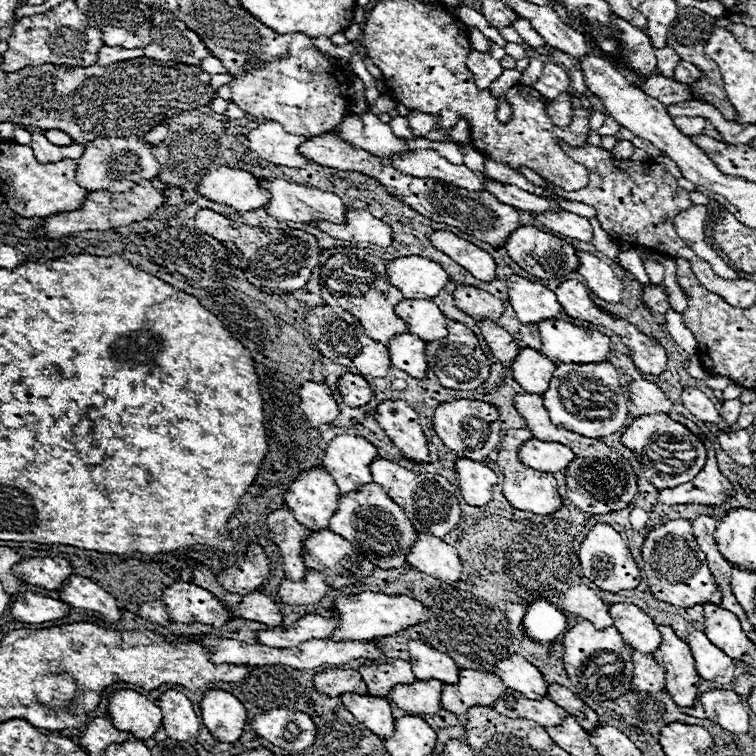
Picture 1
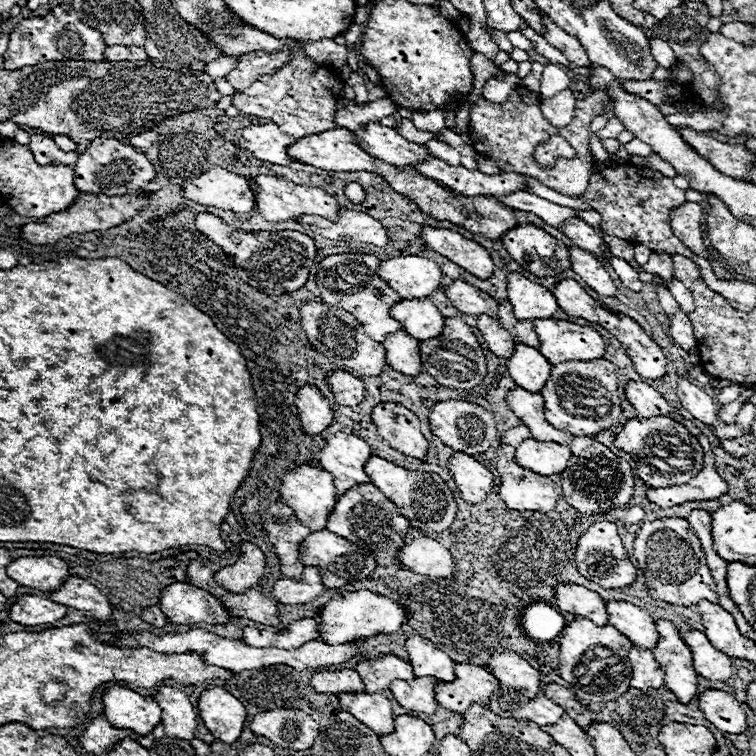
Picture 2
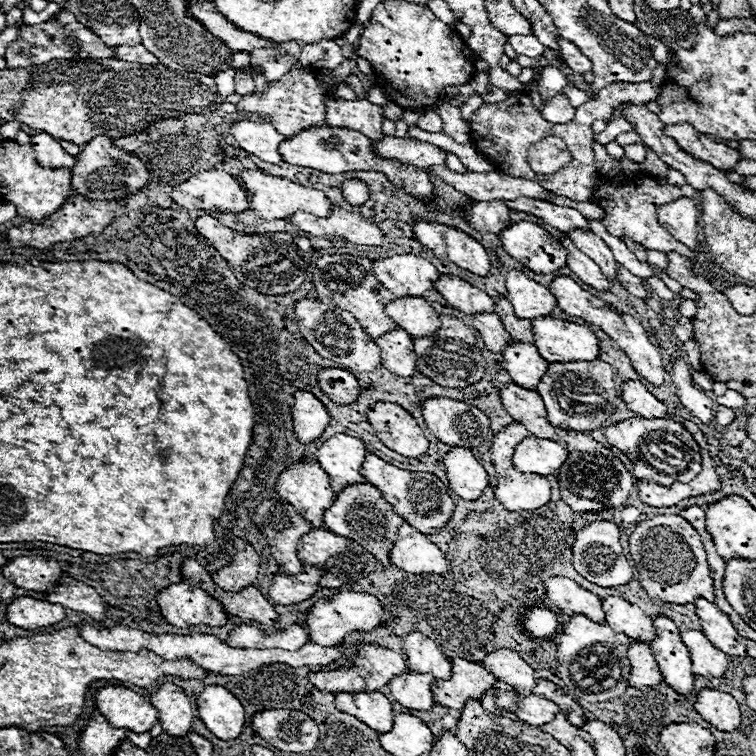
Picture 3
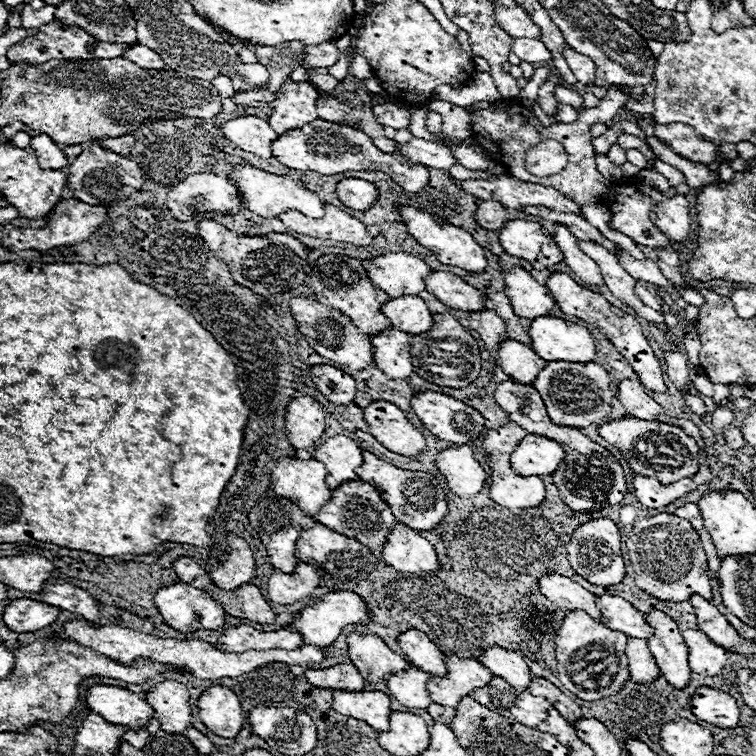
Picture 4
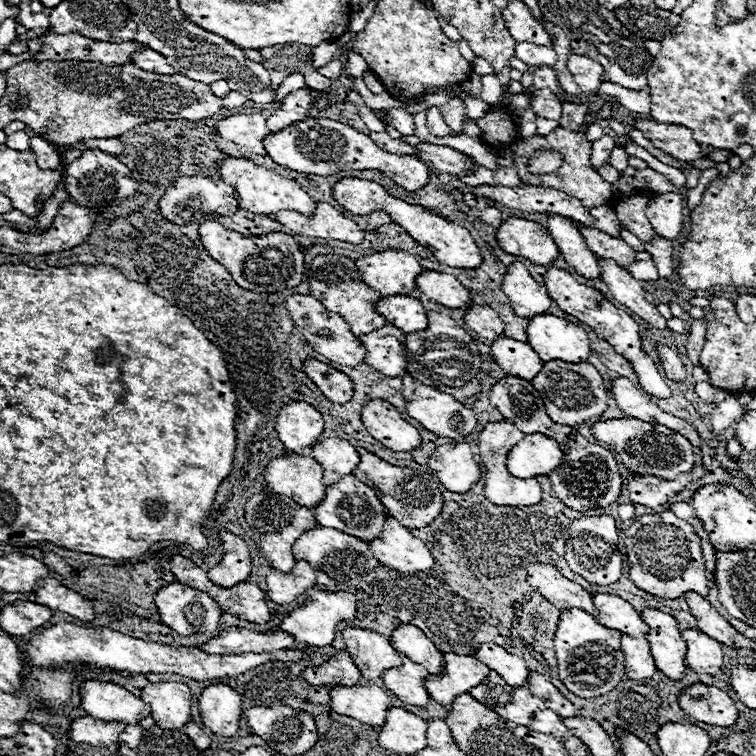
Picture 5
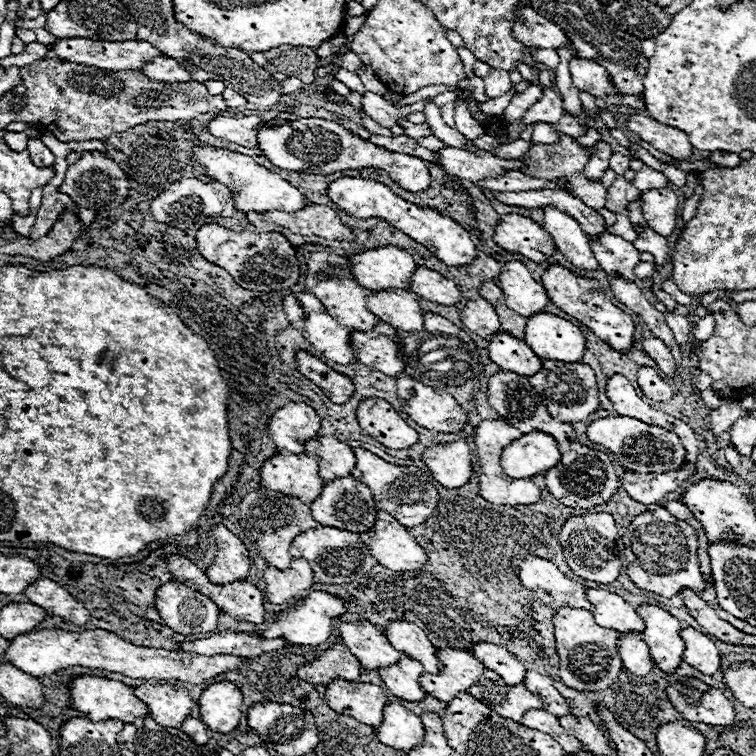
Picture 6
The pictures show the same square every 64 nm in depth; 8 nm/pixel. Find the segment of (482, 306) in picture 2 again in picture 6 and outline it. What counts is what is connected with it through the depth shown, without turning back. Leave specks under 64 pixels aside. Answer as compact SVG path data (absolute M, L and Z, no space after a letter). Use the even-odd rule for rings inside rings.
M418 266L414 270L408 290L422 296L424 300L430 300L430 302L436 302L442 306L454 306L462 298L458 286L452 280L448 280L442 274L434 272L430 268L424 268L424 266Z

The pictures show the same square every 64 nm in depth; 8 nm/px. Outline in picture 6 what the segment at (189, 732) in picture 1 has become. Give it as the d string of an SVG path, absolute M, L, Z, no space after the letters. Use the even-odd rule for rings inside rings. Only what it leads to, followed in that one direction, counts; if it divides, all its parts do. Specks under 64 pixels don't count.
M142 684L136 686L132 692L148 706L150 716L154 716L154 720L158 720L158 724L166 728L180 728L184 718L190 716L194 704L186 688L172 684L164 684L164 686Z

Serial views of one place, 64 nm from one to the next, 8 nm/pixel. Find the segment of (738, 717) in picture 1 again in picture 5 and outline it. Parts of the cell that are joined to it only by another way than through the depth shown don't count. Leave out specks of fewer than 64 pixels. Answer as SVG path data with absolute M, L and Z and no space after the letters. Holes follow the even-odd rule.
M702 682L684 688L678 696L678 704L686 716L712 726L732 726L738 718L732 698L720 688L706 686Z

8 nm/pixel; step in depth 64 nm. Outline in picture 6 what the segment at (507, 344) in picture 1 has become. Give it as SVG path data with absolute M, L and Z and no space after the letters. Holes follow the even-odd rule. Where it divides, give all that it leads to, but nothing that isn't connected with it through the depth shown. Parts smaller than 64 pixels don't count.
M480 296L466 302L460 320L468 330L472 330L484 340L490 340L490 336L500 330L500 320L494 306Z

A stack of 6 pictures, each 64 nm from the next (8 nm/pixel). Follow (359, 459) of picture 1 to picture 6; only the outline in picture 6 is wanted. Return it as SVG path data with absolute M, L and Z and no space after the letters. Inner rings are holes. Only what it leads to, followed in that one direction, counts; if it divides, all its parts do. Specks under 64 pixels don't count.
M332 436L310 438L304 446L304 452L318 462L318 474L324 484L336 478L350 476L350 470L356 464L356 456L352 448Z

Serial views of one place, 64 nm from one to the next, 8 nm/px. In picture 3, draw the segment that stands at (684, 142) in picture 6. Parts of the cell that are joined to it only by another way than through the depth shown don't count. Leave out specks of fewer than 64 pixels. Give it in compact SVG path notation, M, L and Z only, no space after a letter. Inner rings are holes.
M670 124L664 128L664 134L674 138L684 152L688 152L698 160L706 160L708 164L714 164L714 168L718 170L734 170L736 162L742 158L738 150L732 150L724 144L710 140L708 136L702 136L690 124Z

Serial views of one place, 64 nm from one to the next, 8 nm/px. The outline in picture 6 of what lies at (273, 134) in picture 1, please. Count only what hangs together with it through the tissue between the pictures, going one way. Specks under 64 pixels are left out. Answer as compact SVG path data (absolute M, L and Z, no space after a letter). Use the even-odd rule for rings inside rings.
M214 116L208 120L208 132L218 138L226 138L228 142L240 144L244 148L258 148L258 126L262 120L258 116L244 116L244 118L232 118L232 116Z

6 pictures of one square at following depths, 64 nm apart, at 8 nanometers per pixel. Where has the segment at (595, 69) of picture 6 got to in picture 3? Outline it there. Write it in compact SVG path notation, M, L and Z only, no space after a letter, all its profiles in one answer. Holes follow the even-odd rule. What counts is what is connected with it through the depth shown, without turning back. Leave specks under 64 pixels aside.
M560 38L560 44L558 46L562 48L562 58L564 58L566 66L572 68L576 74L582 76L584 72L590 72L592 70L592 62L582 52L578 52L578 48L574 48L574 44L568 44L568 40L562 40Z

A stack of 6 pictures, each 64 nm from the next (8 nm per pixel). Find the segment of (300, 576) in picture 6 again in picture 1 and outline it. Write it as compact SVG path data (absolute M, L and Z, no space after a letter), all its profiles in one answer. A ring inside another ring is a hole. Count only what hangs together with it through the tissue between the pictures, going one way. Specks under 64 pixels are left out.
M308 570L302 582L292 582L284 578L278 586L278 598L290 606L302 606L302 604L314 604L320 598L324 598L324 576L322 572Z

